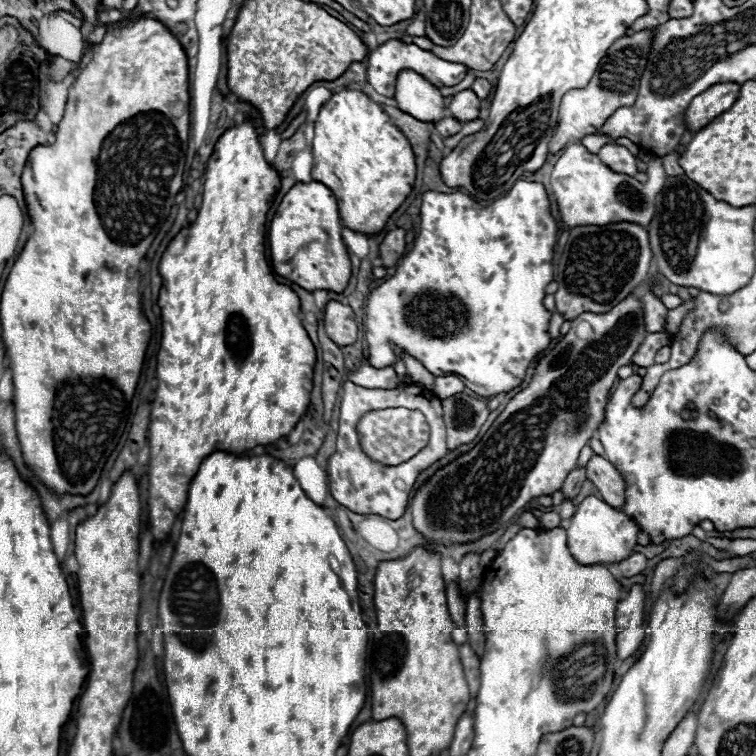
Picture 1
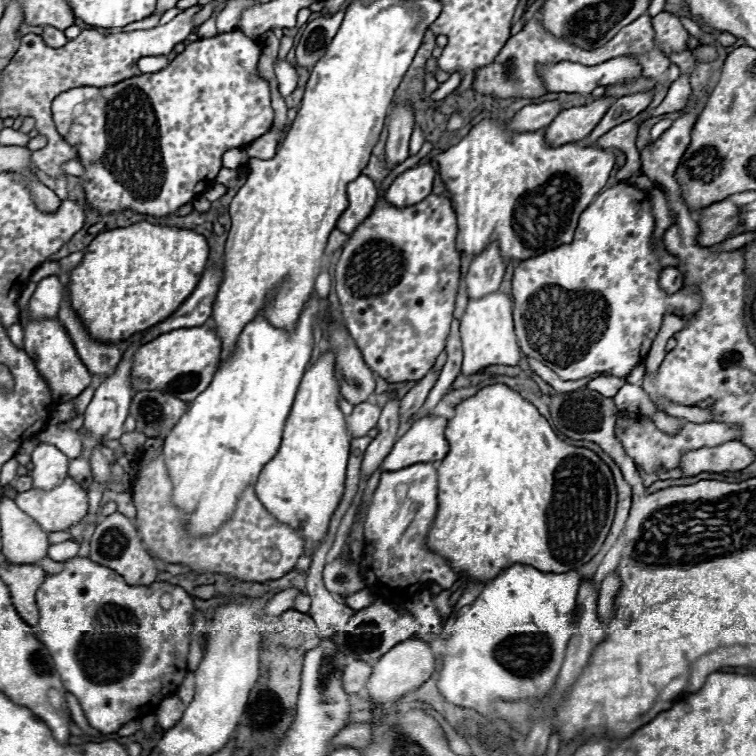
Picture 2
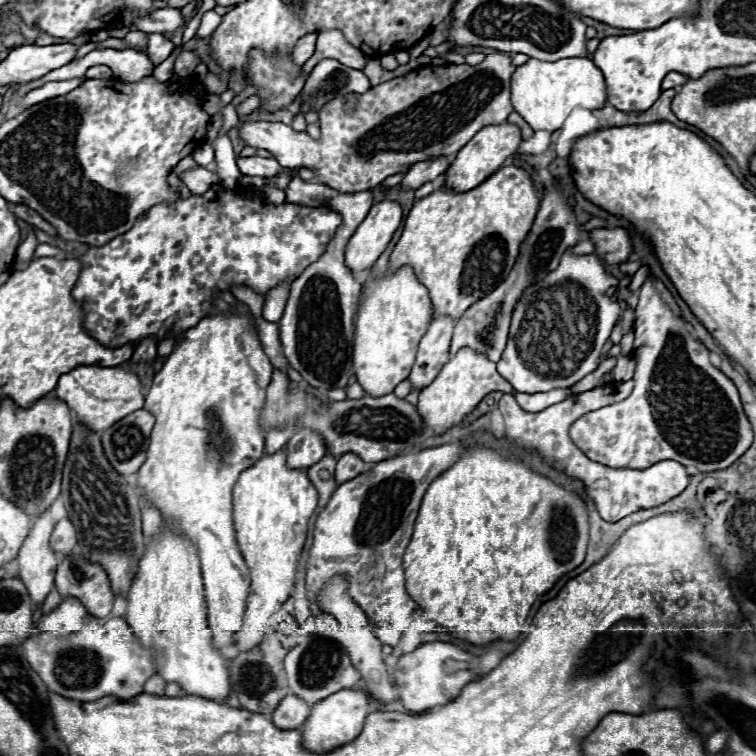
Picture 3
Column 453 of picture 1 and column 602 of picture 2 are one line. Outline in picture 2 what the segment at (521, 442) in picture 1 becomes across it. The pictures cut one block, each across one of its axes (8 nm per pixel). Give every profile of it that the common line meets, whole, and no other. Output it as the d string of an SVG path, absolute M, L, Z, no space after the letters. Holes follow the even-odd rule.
M504 384L482 388L472 398L460 402L454 408L454 412L456 412L454 418L448 420L448 426L446 426L446 440L450 444L450 450L438 468L438 512L430 532L426 534L426 548L442 556L444 560L448 560L448 564L458 576L468 576L470 580L476 580L482 584L490 582L490 578L496 578L502 570L506 570L506 566L512 566L514 562L526 562L526 566L534 566L542 572L554 572L554 574L562 574L566 570L578 570L582 564L590 562L596 556L596 552L602 548L614 520L616 488L614 488L614 478L610 468L592 450L570 446L564 440L560 440L550 428L550 424L546 422L546 418L538 414L536 406L532 406L518 392L510 390Z

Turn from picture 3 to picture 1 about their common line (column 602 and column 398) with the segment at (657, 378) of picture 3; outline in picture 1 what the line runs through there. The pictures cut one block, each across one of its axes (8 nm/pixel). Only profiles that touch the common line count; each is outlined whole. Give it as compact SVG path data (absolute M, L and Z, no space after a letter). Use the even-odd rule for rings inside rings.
M386 408L386 410L372 410L366 412L358 422L358 436L362 450L382 466L396 466L410 460L418 454L430 438L430 426L422 412L406 410L406 408Z

